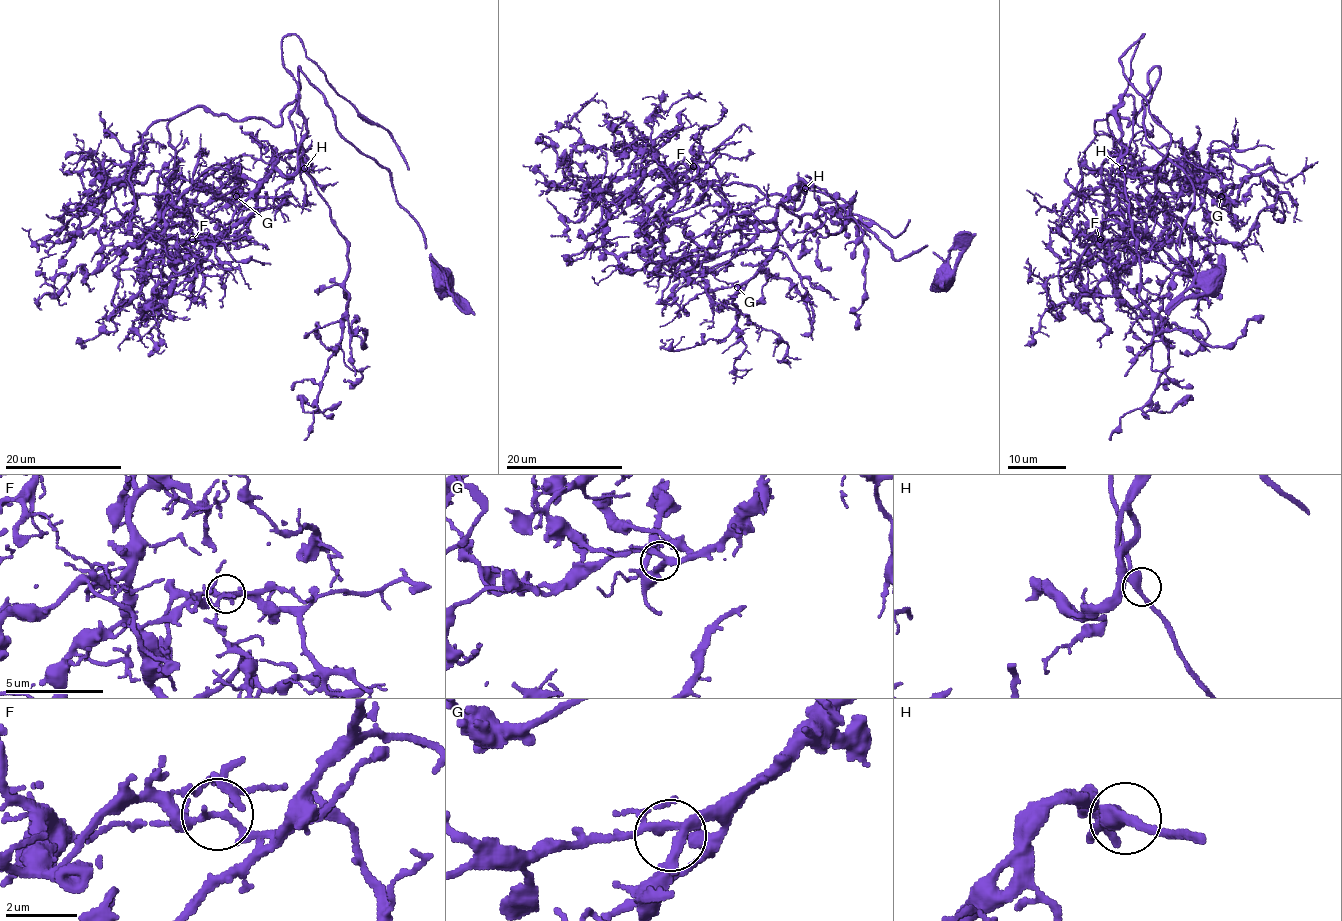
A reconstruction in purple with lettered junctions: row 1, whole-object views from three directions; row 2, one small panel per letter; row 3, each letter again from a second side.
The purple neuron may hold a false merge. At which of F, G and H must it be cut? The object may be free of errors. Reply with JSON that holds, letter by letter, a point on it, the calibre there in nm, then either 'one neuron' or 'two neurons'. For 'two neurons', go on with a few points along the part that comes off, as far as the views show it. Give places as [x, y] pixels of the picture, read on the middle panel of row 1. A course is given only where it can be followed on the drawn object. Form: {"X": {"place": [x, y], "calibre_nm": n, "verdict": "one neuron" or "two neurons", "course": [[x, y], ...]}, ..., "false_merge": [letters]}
{"F": {"place": [693, 166], "calibre_nm": 180, "verdict": "two neurons", "course": [[693, 166], [667, 212], [668, 259], [744, 247], [802, 182], [788, 208], [817, 186], [891, 236], [910, 220]]}, "G": {"place": [737, 287], "calibre_nm": 260, "verdict": "one neuron"}, "H": {"place": [805, 188], "calibre_nm": 400, "verdict": "one neuron"}, "false_merge": ["F"]}

